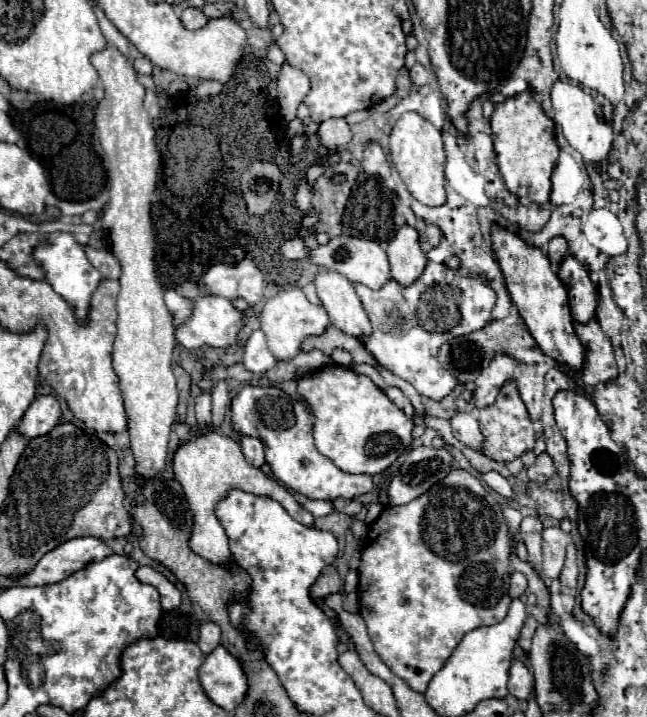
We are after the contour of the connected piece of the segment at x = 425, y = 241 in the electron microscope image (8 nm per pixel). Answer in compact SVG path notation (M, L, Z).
M423 220L417 222L417 230L421 234L421 248L423 248L423 252L429 252L431 248L435 248L441 242L441 238L443 238L443 234L441 234L441 230L437 226L425 224Z

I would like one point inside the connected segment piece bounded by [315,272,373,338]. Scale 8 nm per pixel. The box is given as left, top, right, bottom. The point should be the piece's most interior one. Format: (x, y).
(345, 310)

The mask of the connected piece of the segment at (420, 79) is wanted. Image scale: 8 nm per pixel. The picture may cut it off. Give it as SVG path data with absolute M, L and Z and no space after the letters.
M419 62L409 70L409 76L411 76L411 80L413 80L413 84L417 84L417 86L423 86L423 84L427 84L427 70L425 70L425 66L421 66Z

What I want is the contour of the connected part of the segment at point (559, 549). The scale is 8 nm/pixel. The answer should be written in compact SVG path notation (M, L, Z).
M559 526L543 530L543 576L559 578L559 572L565 562L565 548L569 544L569 534Z

